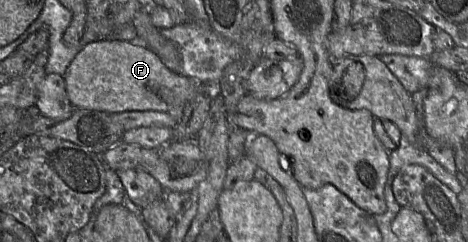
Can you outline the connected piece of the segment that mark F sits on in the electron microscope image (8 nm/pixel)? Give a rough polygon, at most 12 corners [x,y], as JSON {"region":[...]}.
{"region":[[85,43],[65,74],[75,109],[178,114],[204,83],[149,48]]}

